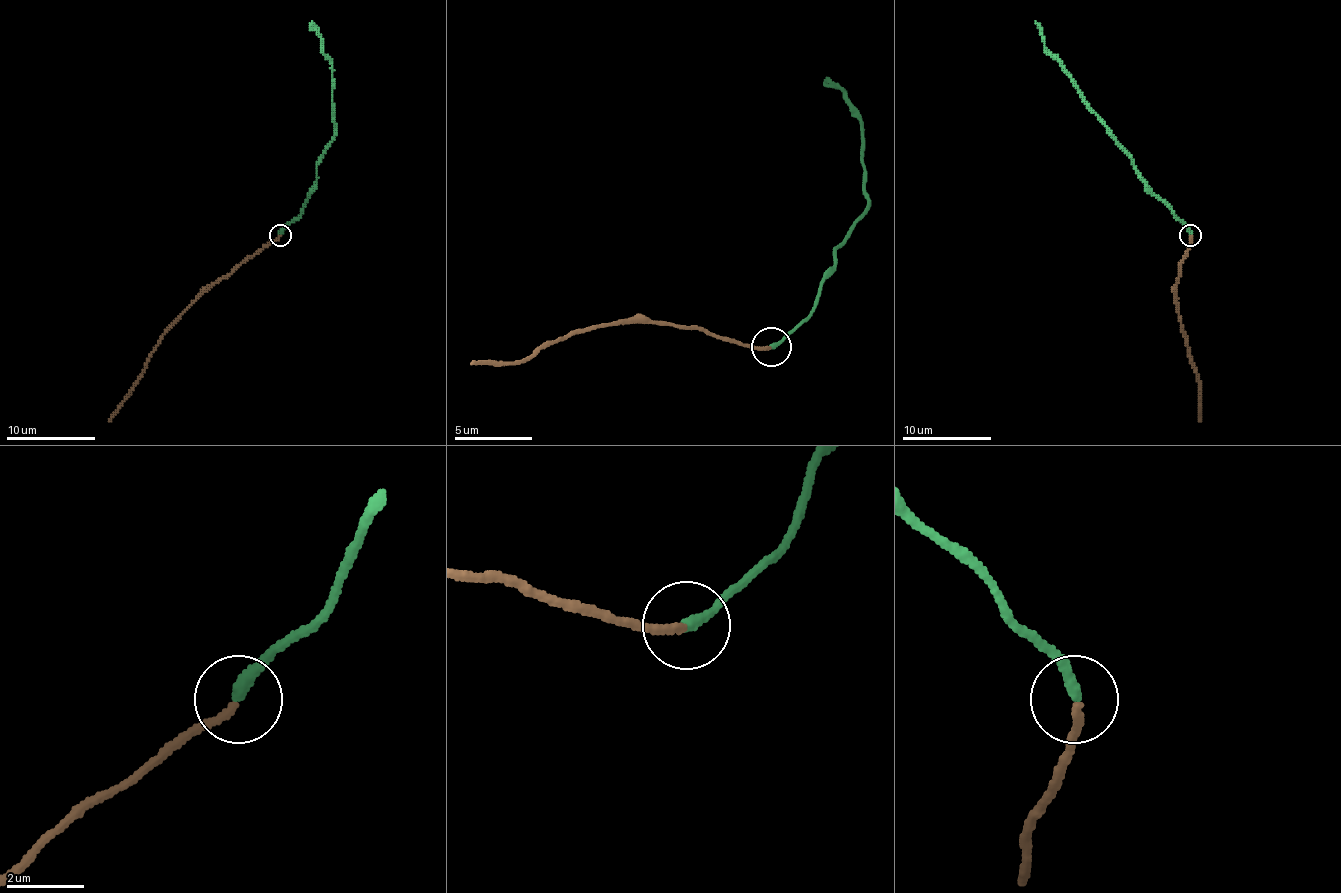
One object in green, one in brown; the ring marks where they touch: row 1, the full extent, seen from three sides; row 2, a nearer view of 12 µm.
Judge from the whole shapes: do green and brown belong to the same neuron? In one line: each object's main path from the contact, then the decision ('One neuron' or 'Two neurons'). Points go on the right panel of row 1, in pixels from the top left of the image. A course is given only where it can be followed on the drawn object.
Course of green: (1189, 235), (1189, 229), (1147, 184), (1134, 159), (1046, 50), (1042, 30), (1035, 21). Course of brown: (1189, 235), (1189, 247), (1176, 282), (1176, 311), (1198, 381), (1201, 421). One neuron

